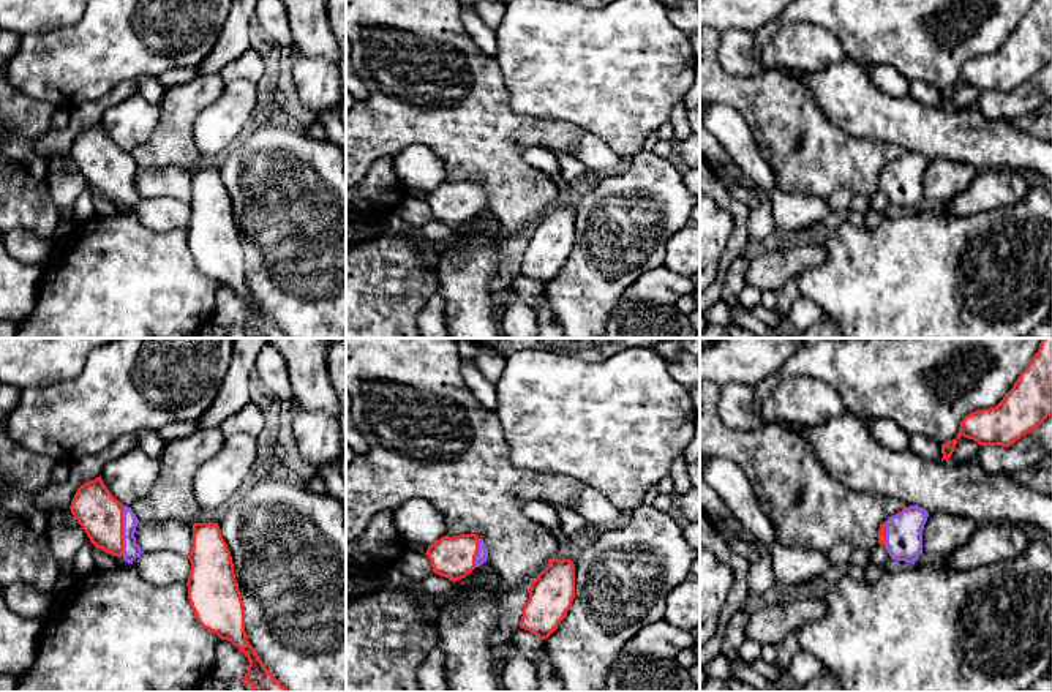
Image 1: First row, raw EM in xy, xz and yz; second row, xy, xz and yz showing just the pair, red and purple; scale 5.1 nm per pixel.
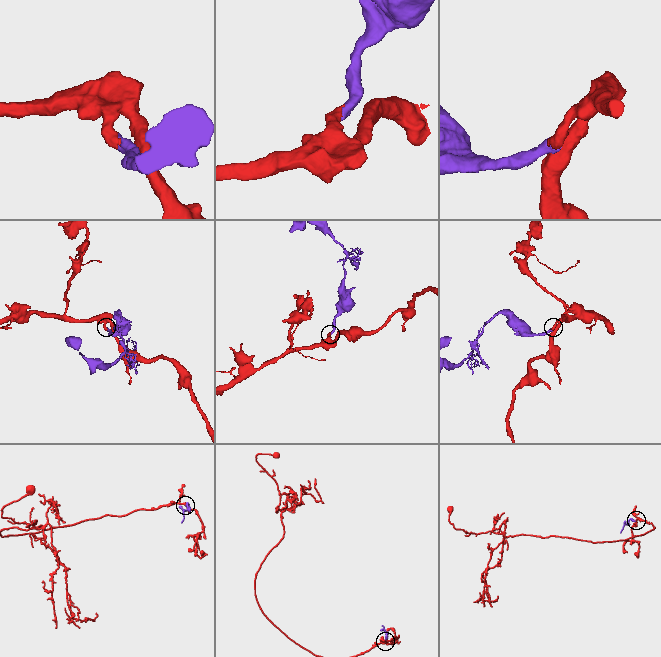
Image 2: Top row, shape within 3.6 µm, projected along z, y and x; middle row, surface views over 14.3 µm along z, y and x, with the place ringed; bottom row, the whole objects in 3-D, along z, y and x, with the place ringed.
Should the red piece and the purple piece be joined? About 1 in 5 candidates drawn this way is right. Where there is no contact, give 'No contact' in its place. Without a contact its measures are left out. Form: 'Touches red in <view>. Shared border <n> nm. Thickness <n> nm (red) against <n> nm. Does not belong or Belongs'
Touches red in xy. Shared border 260 nm. Thickness 220 nm (red) against 90 nm. Belongs

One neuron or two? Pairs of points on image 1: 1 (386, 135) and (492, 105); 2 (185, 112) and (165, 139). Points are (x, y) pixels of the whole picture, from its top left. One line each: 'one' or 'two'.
1: one
2: one

